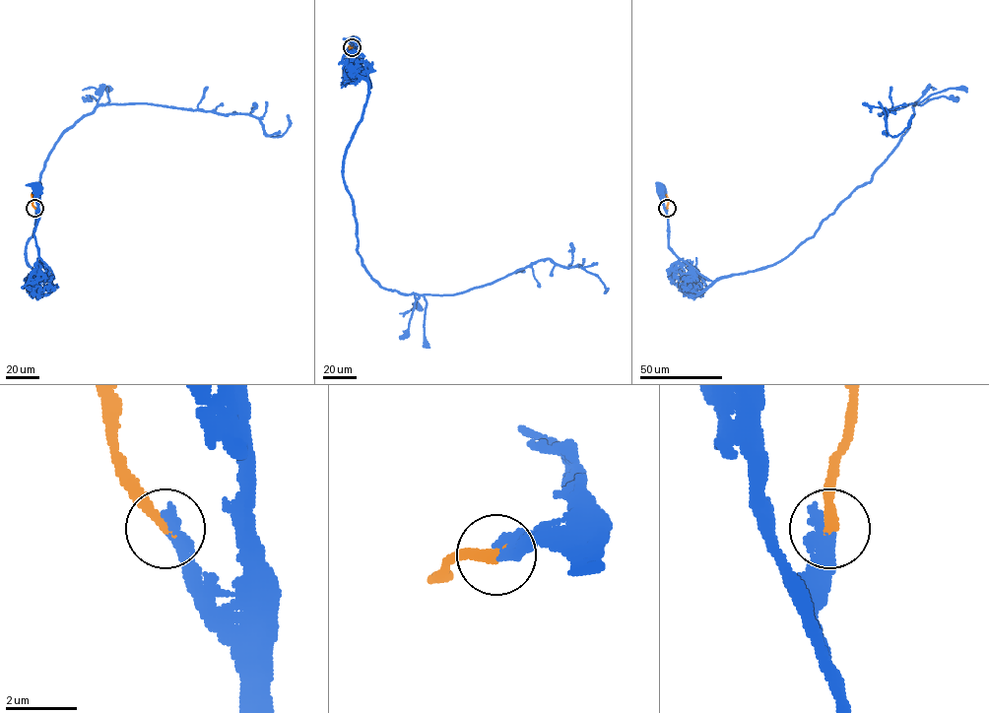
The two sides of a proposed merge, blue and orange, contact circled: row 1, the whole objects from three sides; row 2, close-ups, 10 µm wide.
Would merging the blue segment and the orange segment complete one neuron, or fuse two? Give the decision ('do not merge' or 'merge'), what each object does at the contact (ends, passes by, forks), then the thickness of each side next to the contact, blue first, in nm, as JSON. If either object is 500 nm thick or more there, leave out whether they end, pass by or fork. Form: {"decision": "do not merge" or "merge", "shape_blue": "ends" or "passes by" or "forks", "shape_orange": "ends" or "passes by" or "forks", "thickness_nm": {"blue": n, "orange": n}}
{"decision": "merge", "shape_blue": "ends", "shape_orange": "ends", "thickness_nm": {"blue": 340, "orange": 300}}

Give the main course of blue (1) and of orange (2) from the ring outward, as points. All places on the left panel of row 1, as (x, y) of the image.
1: (34, 208), (37, 211), (35, 187)
2: (34, 208), (31, 194)

